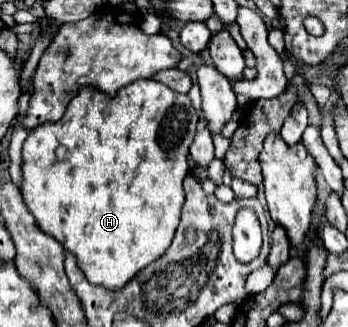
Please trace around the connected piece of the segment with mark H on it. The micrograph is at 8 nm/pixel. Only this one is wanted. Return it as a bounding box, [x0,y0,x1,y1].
[19,80,197,290]

